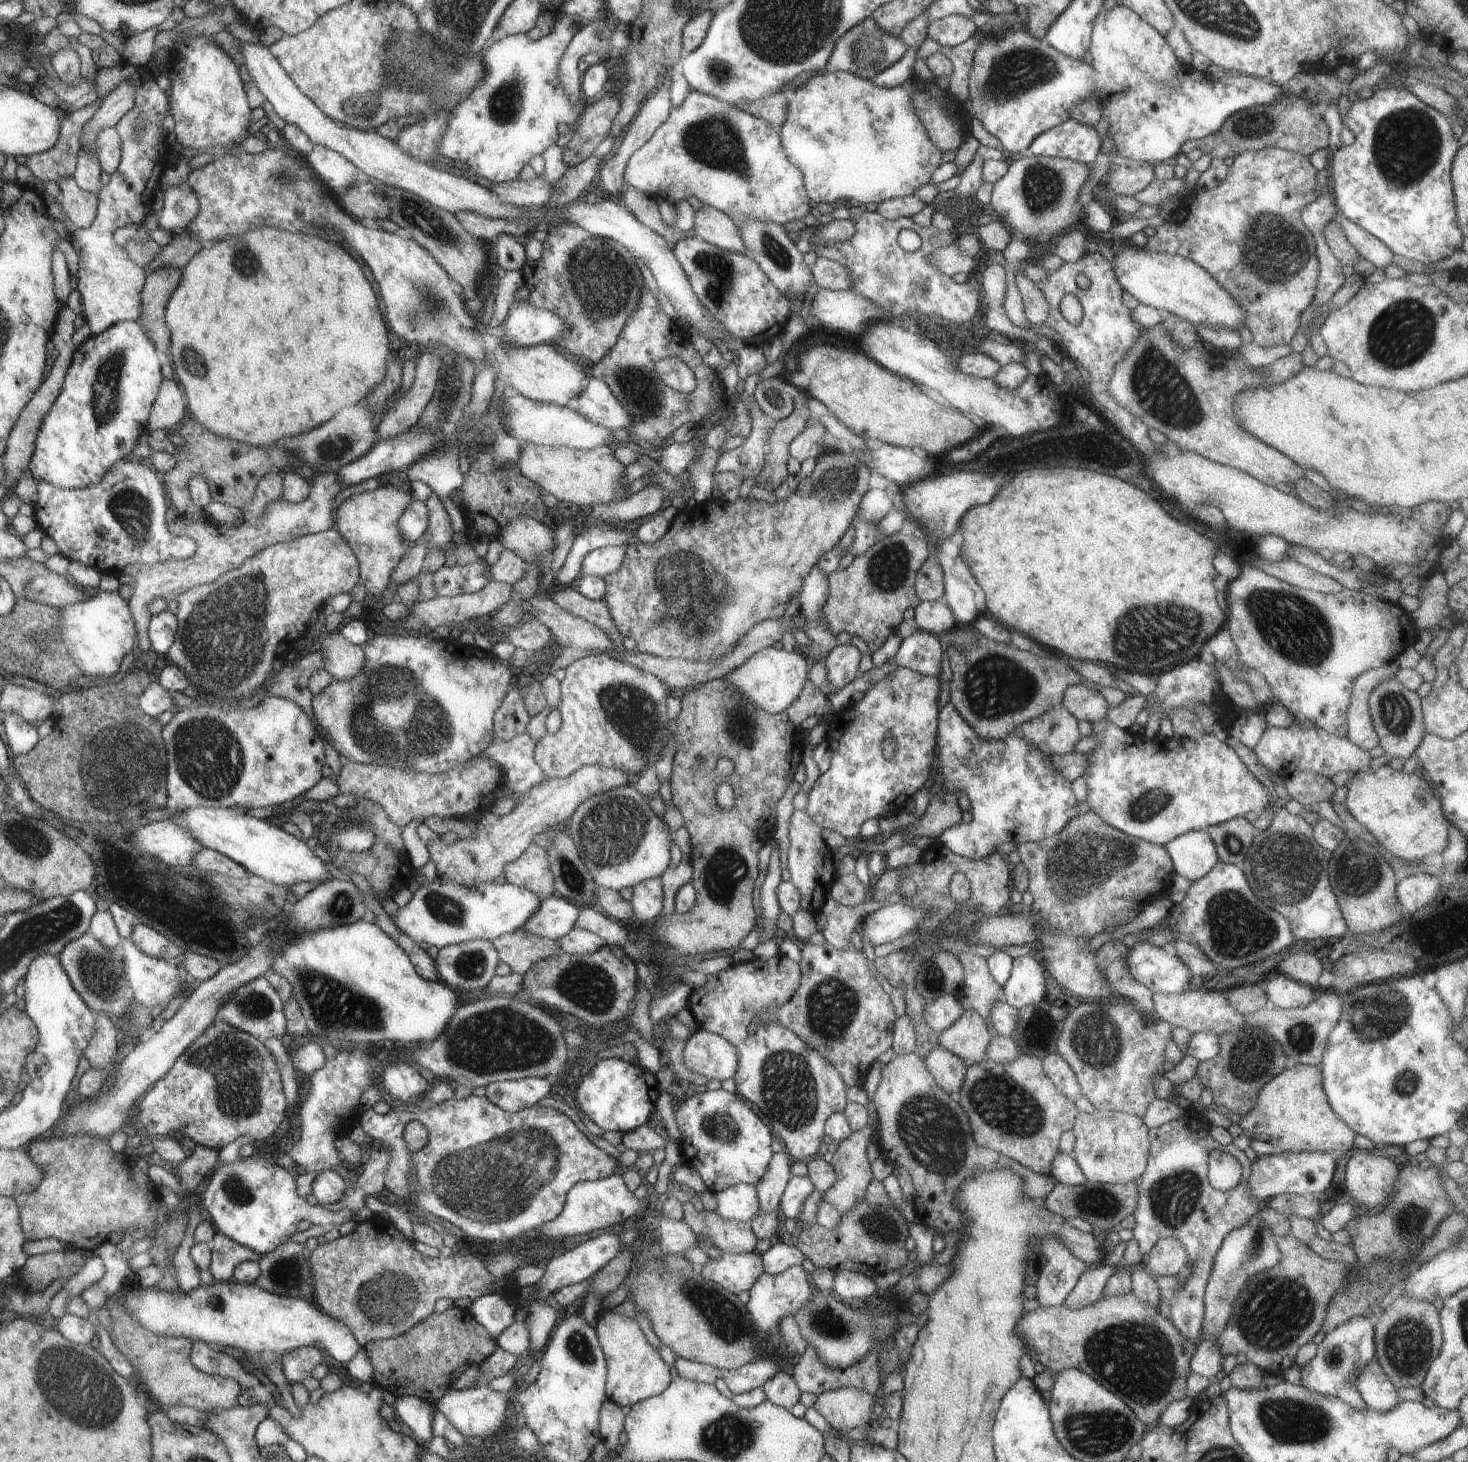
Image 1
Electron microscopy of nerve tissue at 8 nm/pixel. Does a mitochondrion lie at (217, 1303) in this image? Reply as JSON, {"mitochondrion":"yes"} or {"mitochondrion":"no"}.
{"mitochondrion":"no"}

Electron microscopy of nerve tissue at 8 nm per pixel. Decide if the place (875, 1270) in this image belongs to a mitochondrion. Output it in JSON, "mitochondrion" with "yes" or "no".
{"mitochondrion":"no"}

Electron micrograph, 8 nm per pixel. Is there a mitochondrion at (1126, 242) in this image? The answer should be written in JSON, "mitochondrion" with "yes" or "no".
{"mitochondrion":"no"}

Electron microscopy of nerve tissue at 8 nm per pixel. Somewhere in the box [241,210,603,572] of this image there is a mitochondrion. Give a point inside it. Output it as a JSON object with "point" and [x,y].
{"point":[422,312]}

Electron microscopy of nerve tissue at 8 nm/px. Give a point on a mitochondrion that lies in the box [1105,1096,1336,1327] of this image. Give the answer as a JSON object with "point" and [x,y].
{"point":[1172,1200]}

